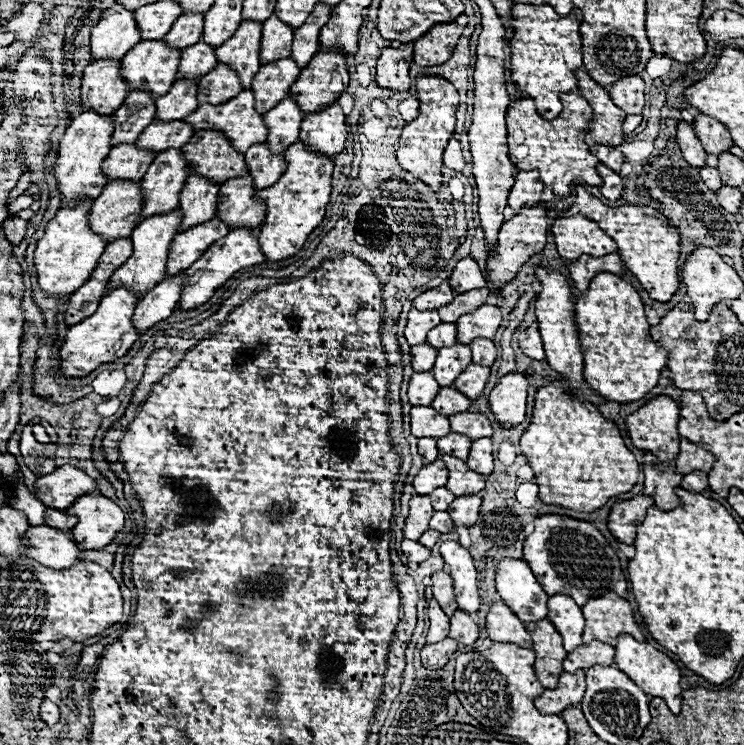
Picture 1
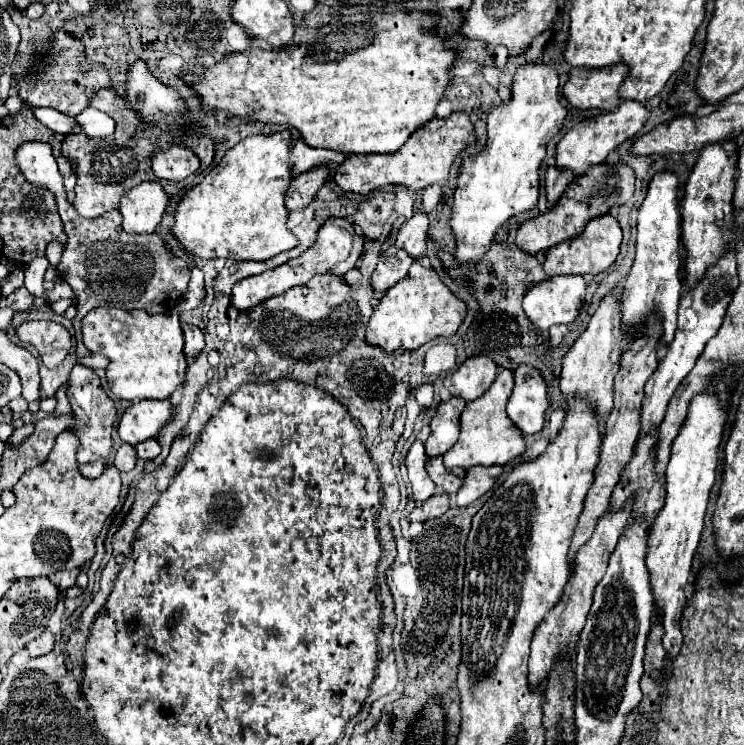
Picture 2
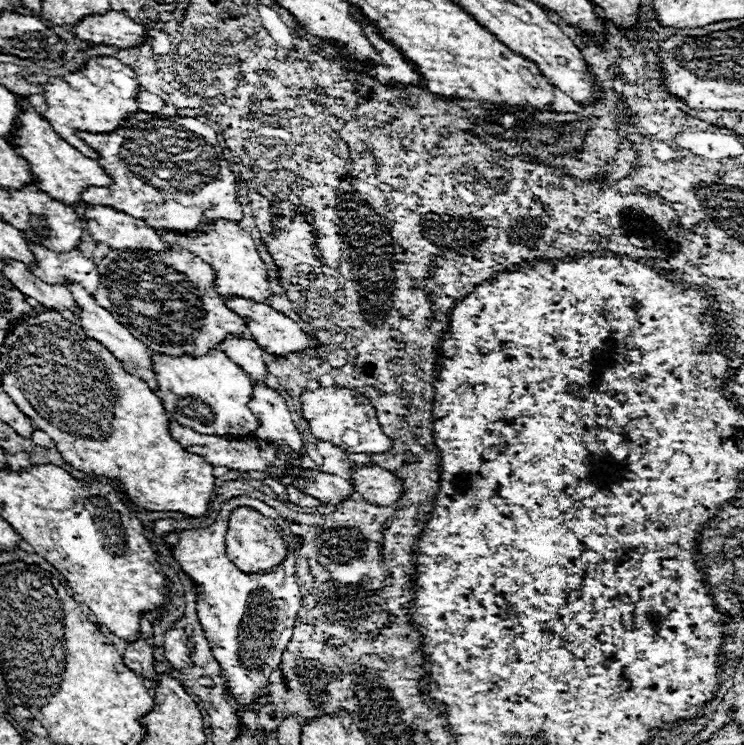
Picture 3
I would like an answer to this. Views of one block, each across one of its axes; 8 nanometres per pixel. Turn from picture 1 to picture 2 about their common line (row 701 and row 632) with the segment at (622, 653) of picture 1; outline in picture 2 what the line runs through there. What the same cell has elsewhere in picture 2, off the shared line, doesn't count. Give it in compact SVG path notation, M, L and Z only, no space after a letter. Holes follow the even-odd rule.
M702 392L696 396L696 400L692 400L688 418L672 444L672 456L664 484L666 486L664 506L658 512L648 532L646 566L650 572L650 586L654 594L654 608L658 612L658 622L664 628L662 646L666 650L666 656L672 658L680 652L682 646L680 618L686 604L684 588L690 578L692 556L700 542L700 534L704 528L704 512L716 478L718 446L722 440L726 412L728 406L724 404L724 408L720 408L720 402L716 402L716 396L712 396L712 392Z

